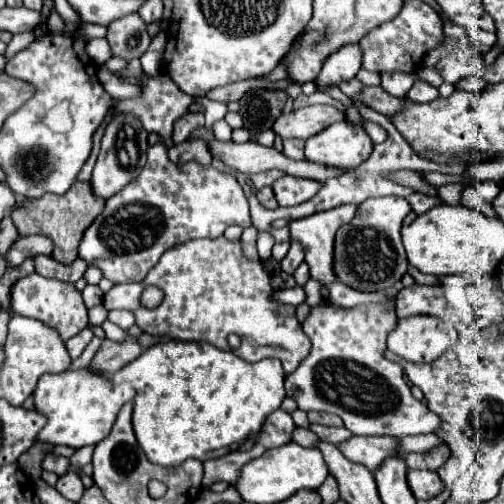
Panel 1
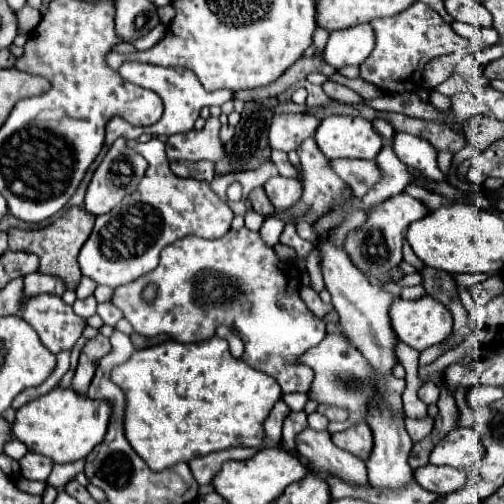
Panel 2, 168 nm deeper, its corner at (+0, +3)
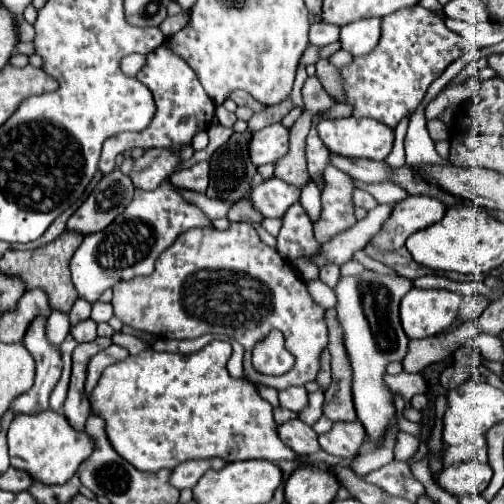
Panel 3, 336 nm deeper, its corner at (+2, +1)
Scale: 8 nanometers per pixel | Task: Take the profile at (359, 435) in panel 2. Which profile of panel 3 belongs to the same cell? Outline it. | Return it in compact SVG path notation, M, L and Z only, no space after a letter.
M337 422L329 432L319 436L319 444L325 452L343 460L351 460L357 456L365 438L367 432L361 422Z

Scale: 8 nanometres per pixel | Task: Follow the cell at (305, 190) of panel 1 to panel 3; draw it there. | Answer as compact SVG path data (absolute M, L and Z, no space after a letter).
M273 176L251 188L249 200L253 202L253 208L265 218L281 218L295 202L299 202L299 194L299 188Z

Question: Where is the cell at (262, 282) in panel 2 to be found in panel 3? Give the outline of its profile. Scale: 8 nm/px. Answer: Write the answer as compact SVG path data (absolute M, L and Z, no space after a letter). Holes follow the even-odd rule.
M231 224L227 230L215 228L193 228L177 238L169 250L165 250L157 262L155 270L149 276L137 276L131 280L121 280L113 286L113 310L115 316L137 330L145 330L159 338L199 338L203 334L225 334L237 340L245 348L243 368L251 382L261 382L277 390L287 386L303 386L317 378L321 370L321 354L327 348L327 324L325 308L321 308L309 296L307 284L295 276L291 264L281 258L273 248L265 246L251 224ZM269 328L277 328L285 336L287 350L295 356L295 364L287 374L277 378L261 378L251 364L251 350L261 338L269 334Z

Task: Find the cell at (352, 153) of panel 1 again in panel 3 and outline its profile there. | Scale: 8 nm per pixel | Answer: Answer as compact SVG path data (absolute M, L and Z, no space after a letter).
M339 118L317 124L325 146L339 156L385 160L393 148L393 128L373 118Z

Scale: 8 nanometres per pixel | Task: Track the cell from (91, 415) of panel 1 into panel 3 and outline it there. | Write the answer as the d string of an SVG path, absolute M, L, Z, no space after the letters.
M45 410L35 416L21 414L15 418L7 430L7 446L11 466L27 472L35 482L45 486L65 484L69 478L73 478L79 464L93 452L93 440L85 432L73 430L67 418L53 410Z

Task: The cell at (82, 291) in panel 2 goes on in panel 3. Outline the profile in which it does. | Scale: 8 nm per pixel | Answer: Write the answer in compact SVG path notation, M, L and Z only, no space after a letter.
M79 298L79 300L75 302L75 306L71 308L71 312L69 312L69 322L71 322L71 326L75 326L75 324L87 320L89 314L91 314L91 304Z

